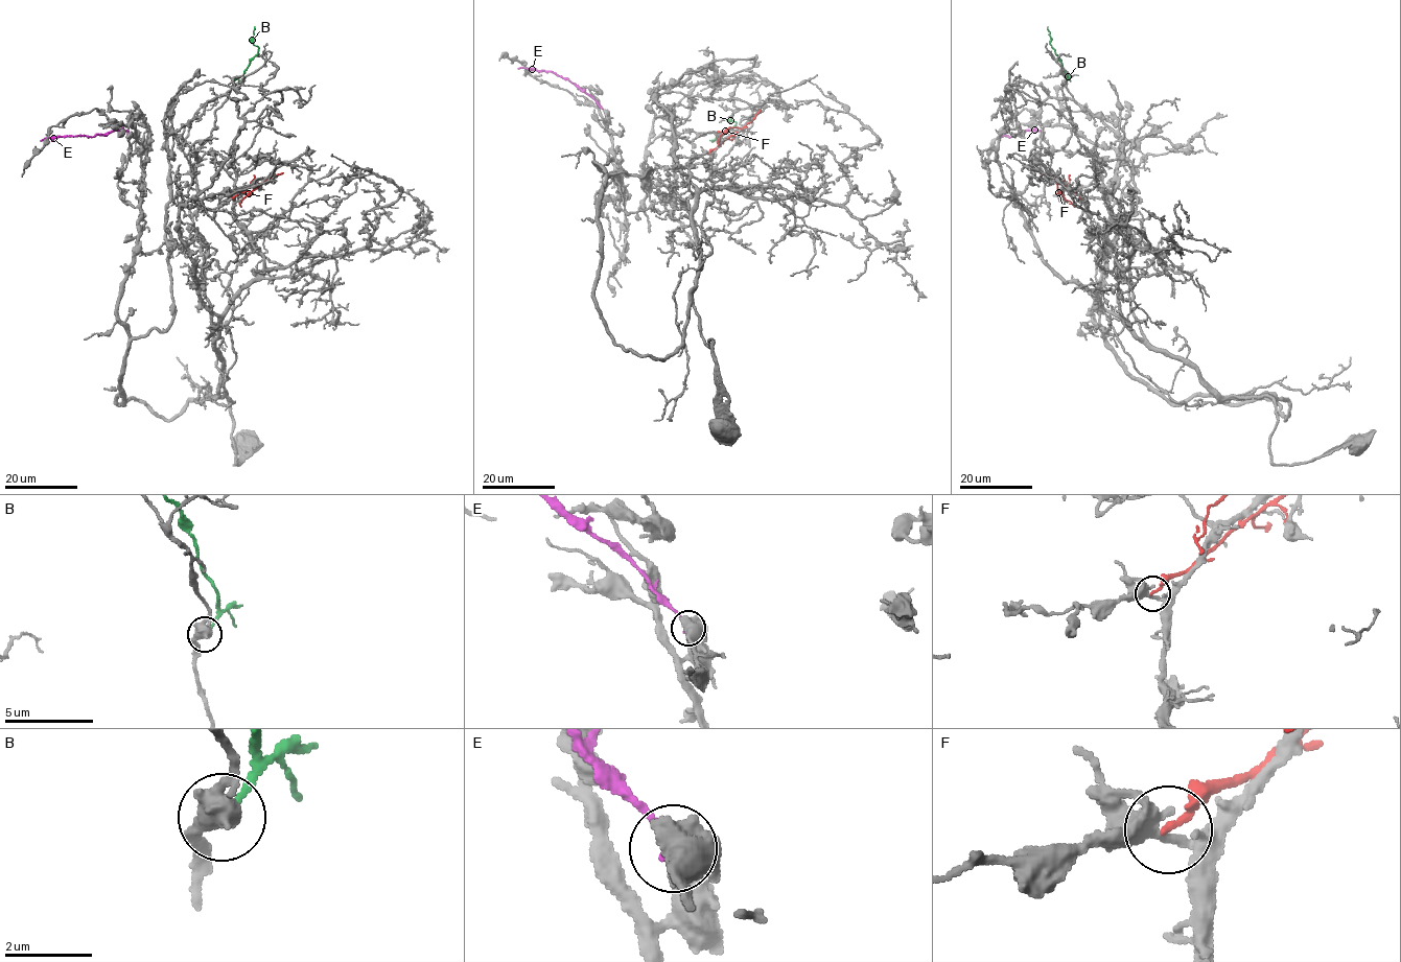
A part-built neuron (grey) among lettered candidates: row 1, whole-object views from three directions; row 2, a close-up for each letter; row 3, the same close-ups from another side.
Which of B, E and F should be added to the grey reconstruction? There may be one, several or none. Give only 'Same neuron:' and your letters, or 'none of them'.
Same neuron: B

